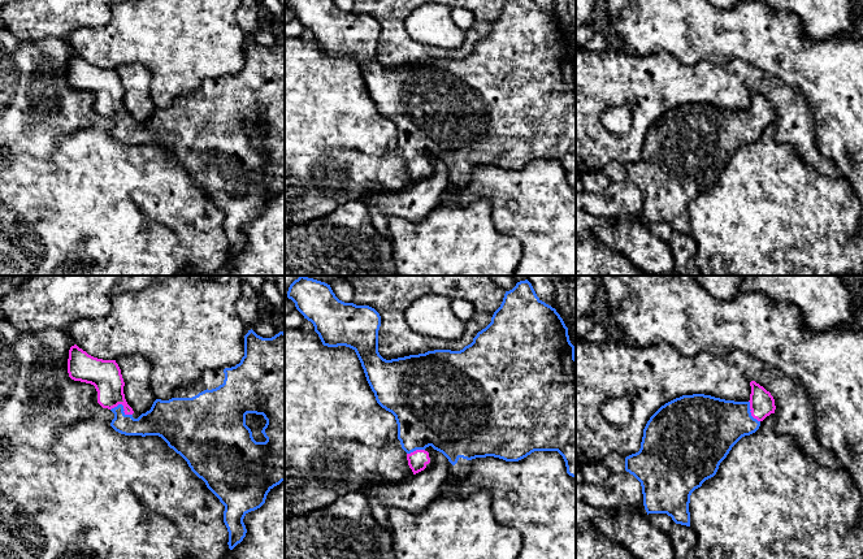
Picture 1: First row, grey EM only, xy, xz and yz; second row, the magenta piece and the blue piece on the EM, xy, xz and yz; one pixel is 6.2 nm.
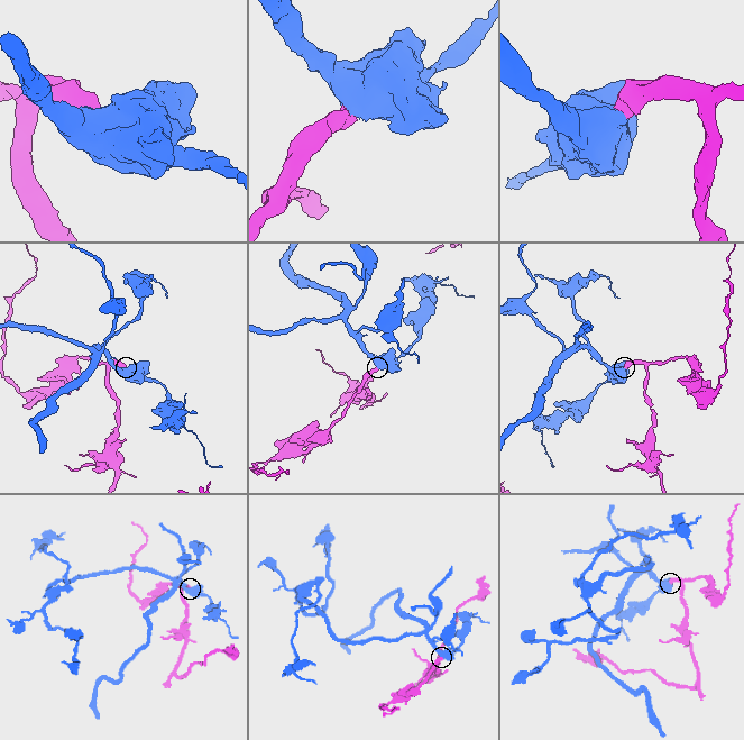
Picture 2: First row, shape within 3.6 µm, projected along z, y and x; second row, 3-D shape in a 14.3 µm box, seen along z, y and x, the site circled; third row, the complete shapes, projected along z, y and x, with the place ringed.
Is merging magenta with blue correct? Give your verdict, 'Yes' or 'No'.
Yes

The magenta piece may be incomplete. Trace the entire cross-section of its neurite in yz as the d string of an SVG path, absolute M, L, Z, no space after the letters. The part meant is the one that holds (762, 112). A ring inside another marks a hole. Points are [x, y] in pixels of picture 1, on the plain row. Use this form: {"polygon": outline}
{"polygon": "M751 90L750 95L749 110L725 109L704 103L682 104L662 114L650 126L643 138L639 160L625 166L625 179L641 191L647 224L667 222L676 233L690 235L691 202L716 183L720 172L742 146L755 142L760 131L775 122L776 114L771 101L755 90Z"}

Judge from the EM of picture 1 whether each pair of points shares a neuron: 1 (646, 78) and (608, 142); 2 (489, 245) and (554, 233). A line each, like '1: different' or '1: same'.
1: same
2: different

